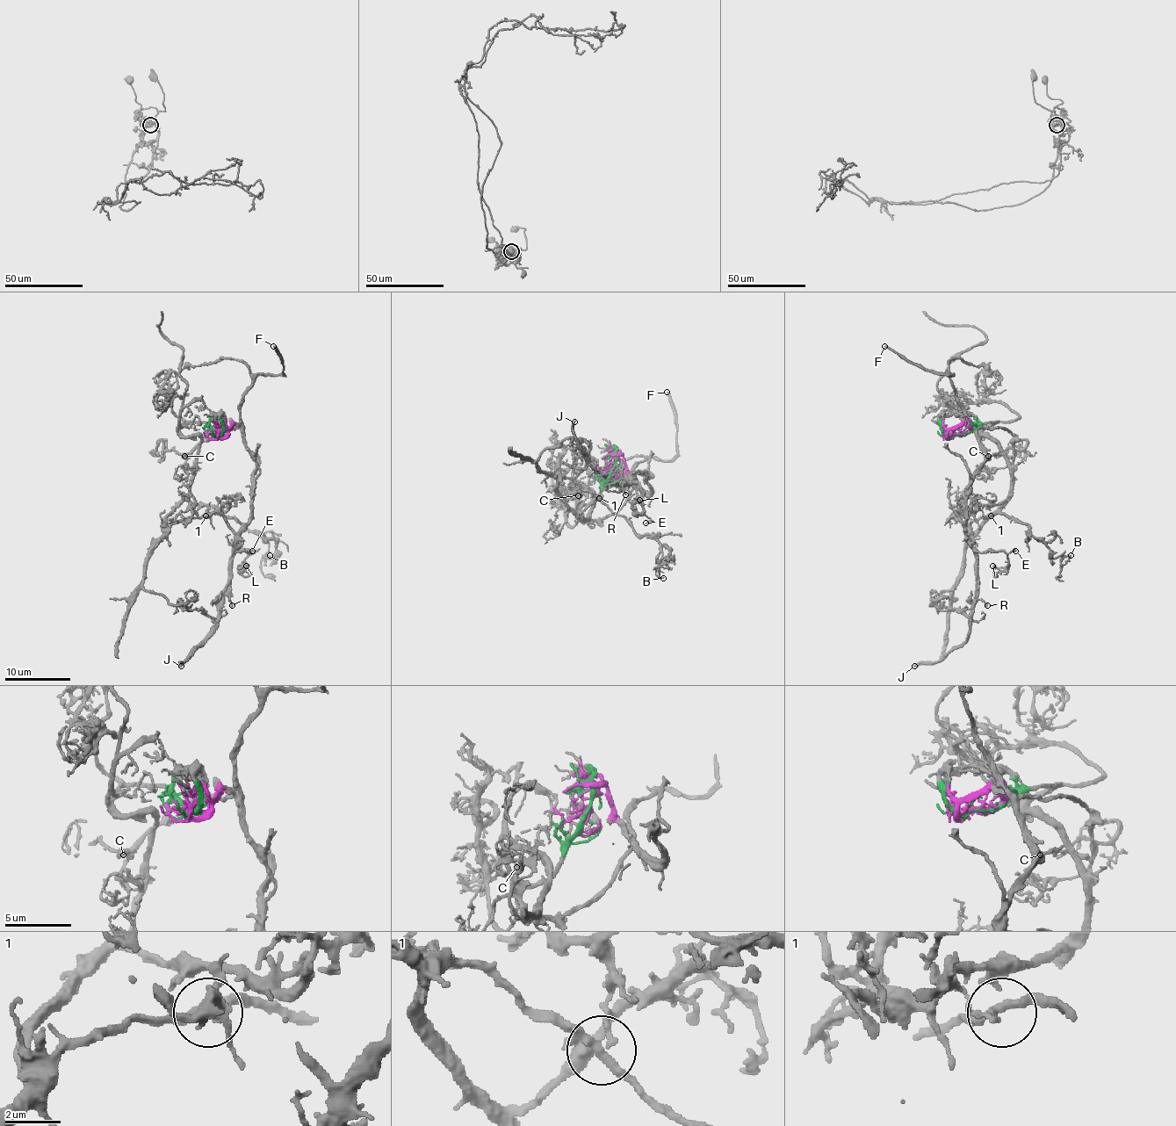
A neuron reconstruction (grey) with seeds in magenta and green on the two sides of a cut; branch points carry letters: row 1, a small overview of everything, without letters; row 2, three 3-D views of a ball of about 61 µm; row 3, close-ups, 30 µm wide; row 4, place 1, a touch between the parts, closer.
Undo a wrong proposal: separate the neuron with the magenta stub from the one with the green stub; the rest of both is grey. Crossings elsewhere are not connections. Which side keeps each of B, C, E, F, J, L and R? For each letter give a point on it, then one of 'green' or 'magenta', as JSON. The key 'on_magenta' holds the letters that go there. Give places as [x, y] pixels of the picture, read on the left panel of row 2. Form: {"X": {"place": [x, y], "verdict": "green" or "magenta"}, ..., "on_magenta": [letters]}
{"B": {"place": [270, 555], "verdict": "green"}, "C": {"place": [184, 456], "verdict": "magenta"}, "E": {"place": [252, 551], "verdict": "magenta"}, "F": {"place": [273, 346], "verdict": "magenta"}, "J": {"place": [181, 666], "verdict": "magenta"}, "L": {"place": [246, 566], "verdict": "magenta"}, "R": {"place": [232, 605], "verdict": "magenta"}, "on_magenta": ["C", "E", "F", "J", "L", "R"]}

